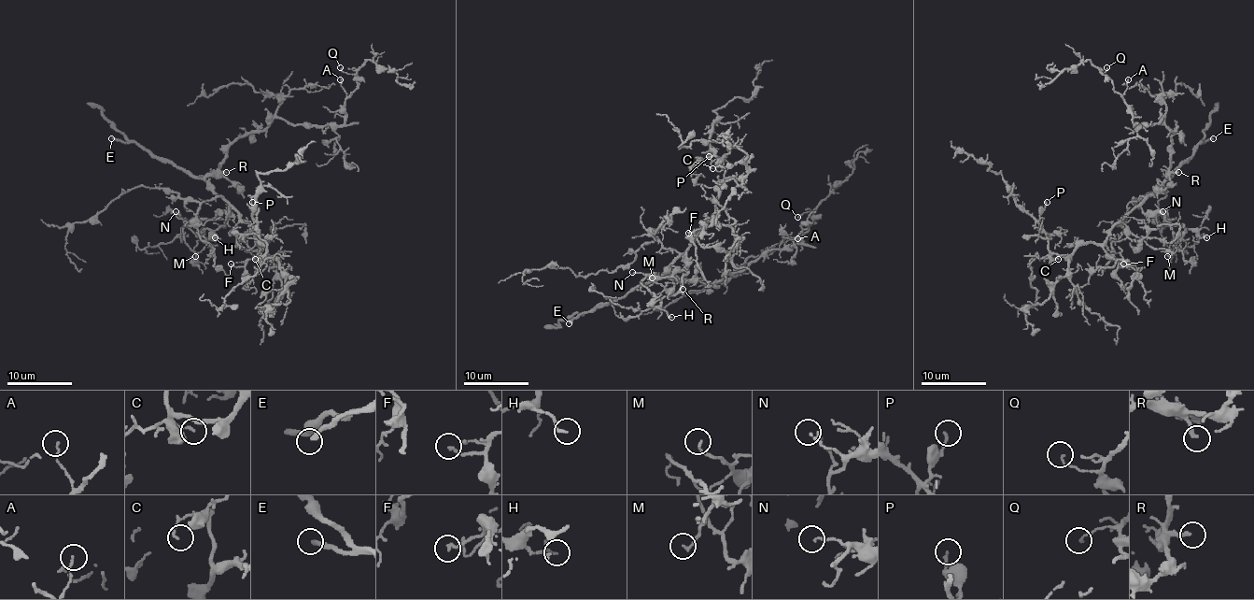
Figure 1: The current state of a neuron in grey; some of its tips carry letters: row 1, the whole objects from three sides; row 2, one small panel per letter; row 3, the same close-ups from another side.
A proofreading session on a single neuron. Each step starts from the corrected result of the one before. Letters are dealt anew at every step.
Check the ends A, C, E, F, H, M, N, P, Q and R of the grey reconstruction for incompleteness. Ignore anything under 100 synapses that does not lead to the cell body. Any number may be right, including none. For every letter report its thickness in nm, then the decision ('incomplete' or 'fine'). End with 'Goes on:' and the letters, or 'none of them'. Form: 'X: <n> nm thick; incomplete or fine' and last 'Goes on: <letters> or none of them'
A: 120 nm thick; fine
C: 110 nm thick; fine
E: 240 nm thick; incomplete
F: 160 nm thick; fine
H: 100 nm thick; fine
M: 140 nm thick; fine
N: 140 nm thick; fine
P: 150 nm thick; fine
Q: 110 nm thick; fine
R: 200 nm thick; fine
Goes on: E

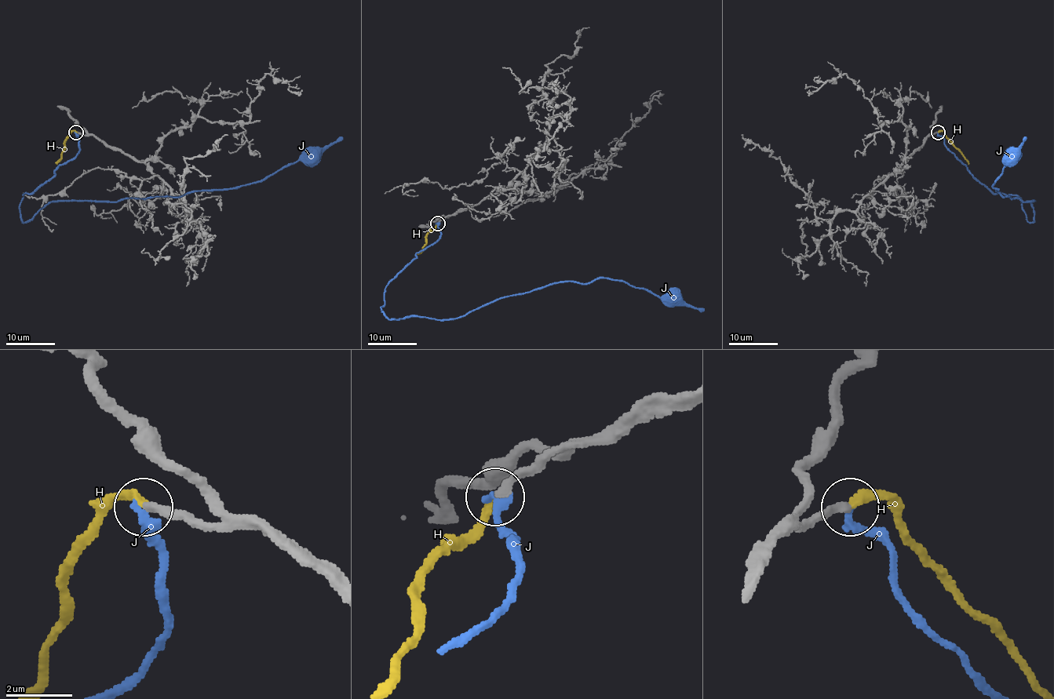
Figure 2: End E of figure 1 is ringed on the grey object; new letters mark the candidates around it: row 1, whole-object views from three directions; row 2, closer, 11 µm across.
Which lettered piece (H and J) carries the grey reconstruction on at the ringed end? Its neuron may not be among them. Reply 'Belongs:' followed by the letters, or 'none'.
Belongs: H

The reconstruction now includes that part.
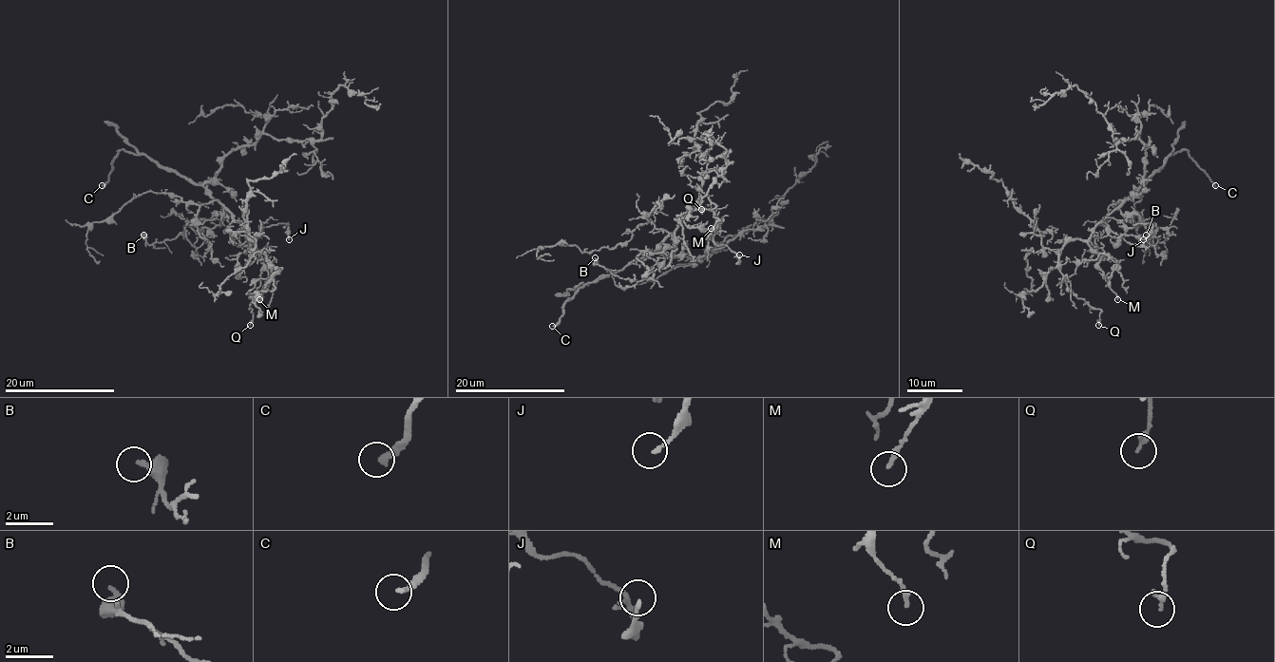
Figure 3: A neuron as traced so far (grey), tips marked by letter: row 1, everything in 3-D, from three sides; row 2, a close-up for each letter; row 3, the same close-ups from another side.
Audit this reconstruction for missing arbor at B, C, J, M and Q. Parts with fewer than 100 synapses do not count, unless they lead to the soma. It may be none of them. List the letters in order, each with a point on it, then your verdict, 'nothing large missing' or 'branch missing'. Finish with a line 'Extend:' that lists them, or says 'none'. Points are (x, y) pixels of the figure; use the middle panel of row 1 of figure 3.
B: at (595, 257); nothing large missing
C: at (552, 326); branch missing
J: at (739, 255); nothing large missing
M: at (711, 228); nothing large missing
Q: at (701, 209); nothing large missing
Extend: C

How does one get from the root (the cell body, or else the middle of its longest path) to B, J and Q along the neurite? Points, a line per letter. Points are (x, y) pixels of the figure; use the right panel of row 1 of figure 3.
B: (1136, 189), (1120, 212), (1138, 215), (1142, 221), (1167, 231), (1170, 225), (1164, 242), (1154, 244), (1146, 235)
J: (1136, 189), (1105, 224), (1115, 246), (1133, 225), (1151, 224), (1151, 232), (1143, 239)
Q: (1136, 189), (1087, 239), (1071, 239), (1059, 252), (1059, 268), (1068, 287), (1100, 311), (1098, 325)

